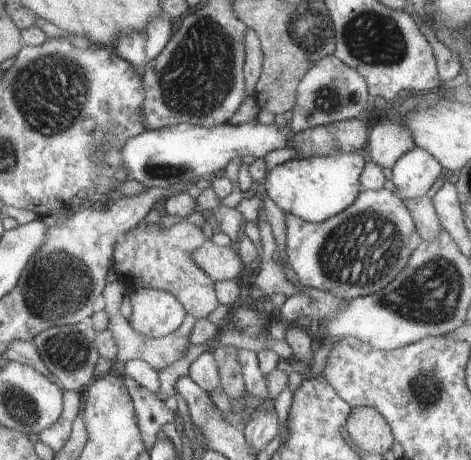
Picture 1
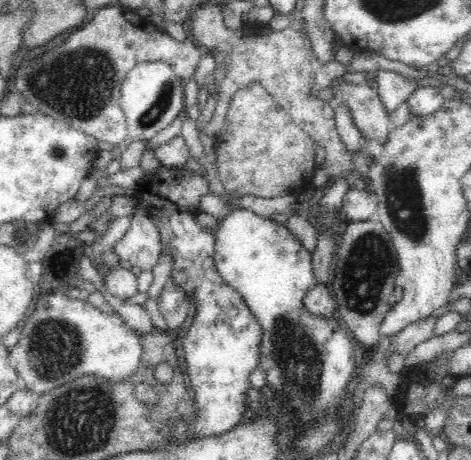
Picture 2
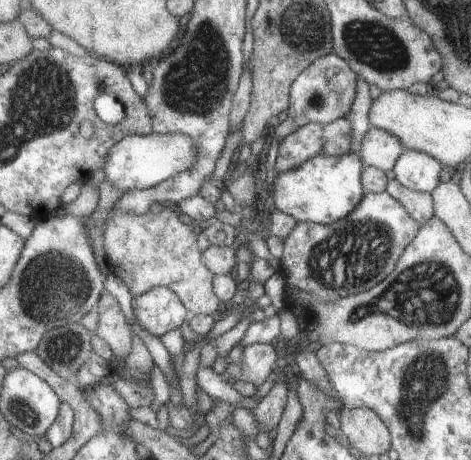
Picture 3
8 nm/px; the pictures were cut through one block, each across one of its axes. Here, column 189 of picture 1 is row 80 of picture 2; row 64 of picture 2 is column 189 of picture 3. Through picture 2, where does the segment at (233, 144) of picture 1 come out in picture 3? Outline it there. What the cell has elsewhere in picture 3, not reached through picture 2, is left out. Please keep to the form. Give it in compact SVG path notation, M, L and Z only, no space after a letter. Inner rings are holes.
M149 134L149 136L125 136L107 152L103 176L107 182L115 184L119 190L143 190L153 188L173 176L193 168L197 160L197 150L191 136L185 134Z

